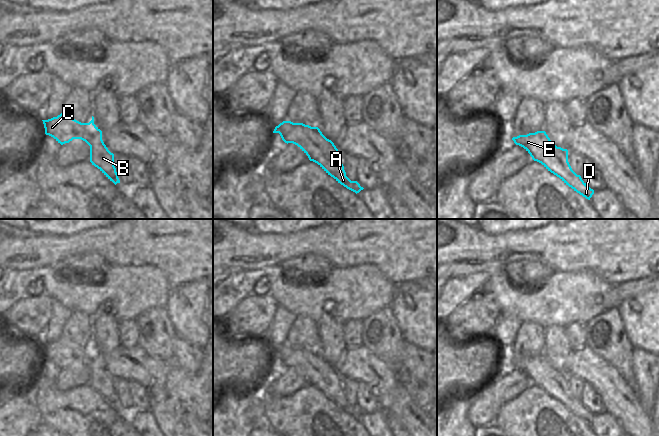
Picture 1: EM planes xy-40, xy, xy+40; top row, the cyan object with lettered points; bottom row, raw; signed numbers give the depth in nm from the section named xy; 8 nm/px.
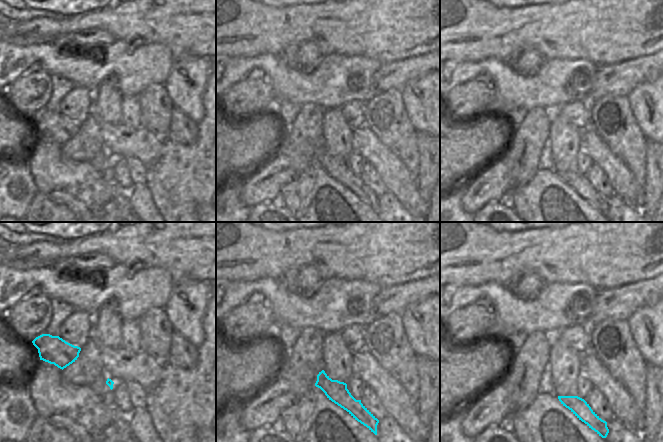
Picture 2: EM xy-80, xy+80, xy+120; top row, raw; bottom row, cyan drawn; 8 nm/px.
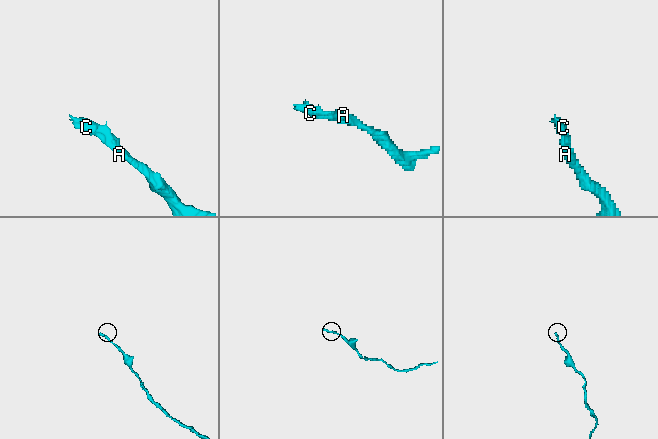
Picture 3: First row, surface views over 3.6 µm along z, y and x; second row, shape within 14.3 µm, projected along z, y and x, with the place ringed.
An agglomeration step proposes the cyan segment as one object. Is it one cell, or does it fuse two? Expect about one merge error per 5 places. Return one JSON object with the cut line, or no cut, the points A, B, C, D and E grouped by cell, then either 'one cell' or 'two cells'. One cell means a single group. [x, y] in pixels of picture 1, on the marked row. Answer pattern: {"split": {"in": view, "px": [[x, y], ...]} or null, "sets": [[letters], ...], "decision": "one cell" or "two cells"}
{"split": null, "sets": [["A", "B", "C", "D", "E"]], "decision": "one cell"}

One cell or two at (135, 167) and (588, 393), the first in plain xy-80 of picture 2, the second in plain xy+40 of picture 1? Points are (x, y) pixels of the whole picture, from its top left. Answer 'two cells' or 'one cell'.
one cell

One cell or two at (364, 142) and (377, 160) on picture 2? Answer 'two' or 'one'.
one

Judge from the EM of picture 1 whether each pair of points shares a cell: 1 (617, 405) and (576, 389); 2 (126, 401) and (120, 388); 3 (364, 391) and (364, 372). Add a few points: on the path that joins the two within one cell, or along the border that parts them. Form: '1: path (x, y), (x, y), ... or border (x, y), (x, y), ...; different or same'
1: border (568, 374), (574, 374), (584, 381); different
2: path (124, 398), (122, 391); same
3: border (358, 380), (362, 381), (371, 390), (378, 402); different

